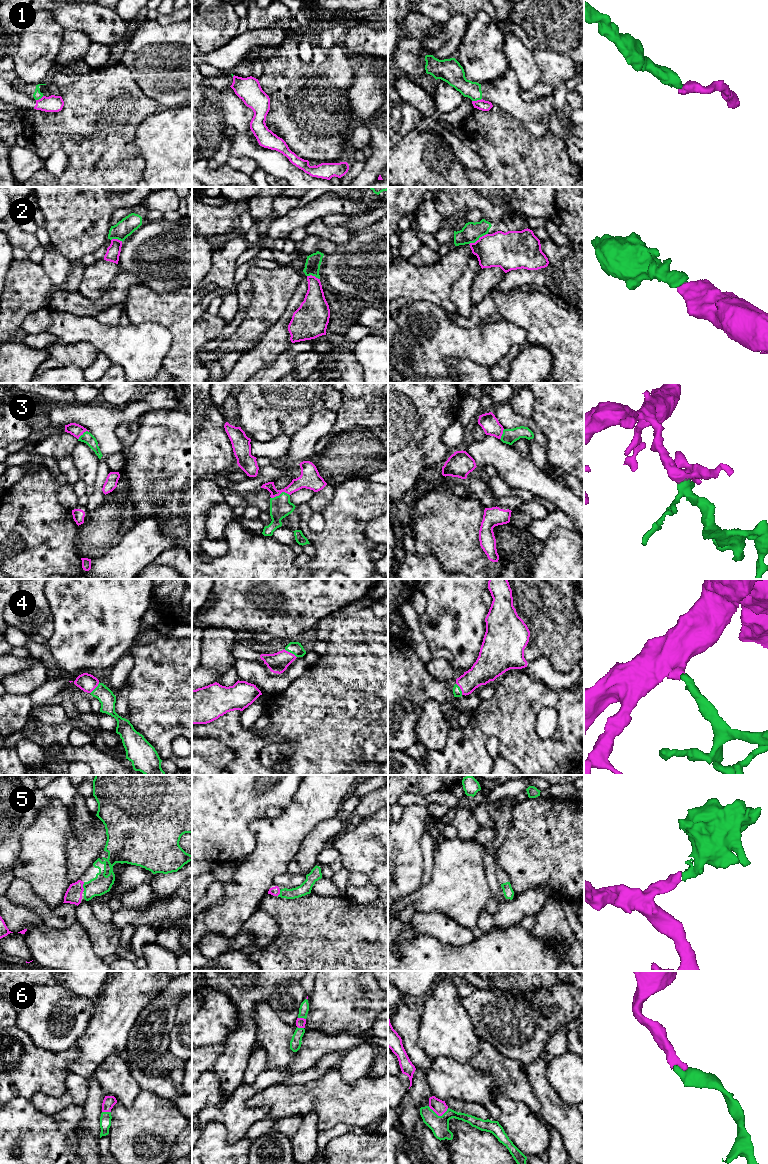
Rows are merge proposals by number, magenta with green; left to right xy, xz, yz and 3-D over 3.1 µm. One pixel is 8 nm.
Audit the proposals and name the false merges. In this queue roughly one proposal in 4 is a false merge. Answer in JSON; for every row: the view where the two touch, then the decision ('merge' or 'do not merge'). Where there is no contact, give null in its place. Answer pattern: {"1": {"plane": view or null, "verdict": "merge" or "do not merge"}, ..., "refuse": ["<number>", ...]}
{"1": {"plane": "yz", "verdict": "do not merge"}, "2": {"plane": "yz", "verdict": "do not merge"}, "3": {"plane": "xz", "verdict": "merge"}, "4": {"plane": "xz", "verdict": "merge"}, "5": {"plane": "xy", "verdict": "merge"}, "6": {"plane": "yz", "verdict": "merge"}, "refuse": ["1", "2"]}

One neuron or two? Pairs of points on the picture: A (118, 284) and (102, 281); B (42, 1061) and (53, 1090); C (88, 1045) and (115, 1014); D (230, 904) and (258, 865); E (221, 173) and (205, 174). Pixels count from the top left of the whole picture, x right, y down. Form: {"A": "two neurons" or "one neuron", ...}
{"A": "two neurons", "B": "one neuron", "C": "one neuron", "D": "one neuron", "E": "one neuron"}

